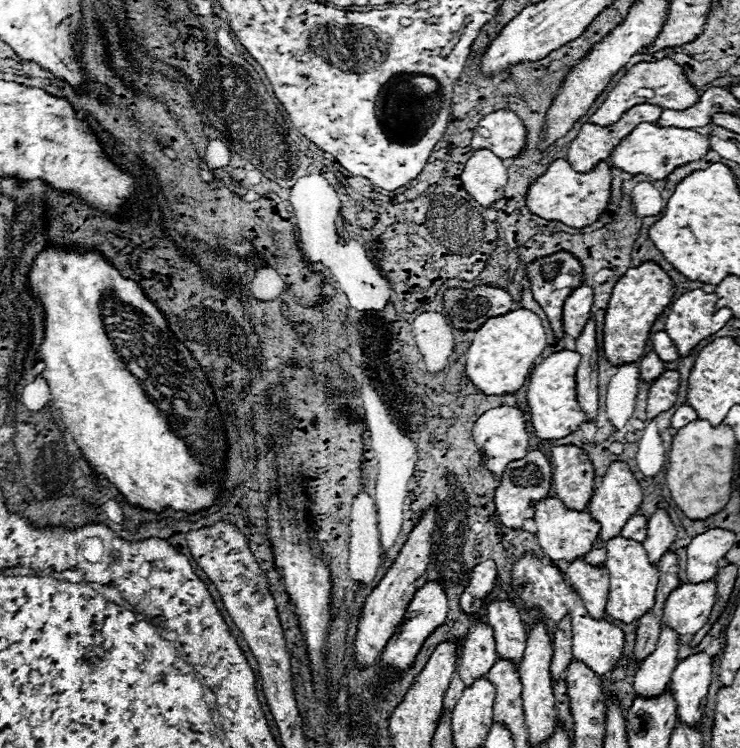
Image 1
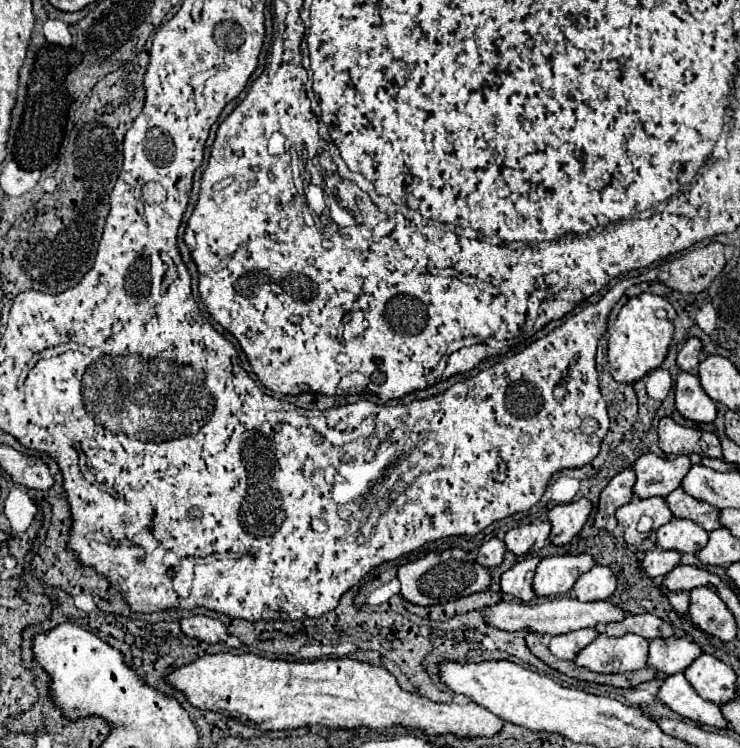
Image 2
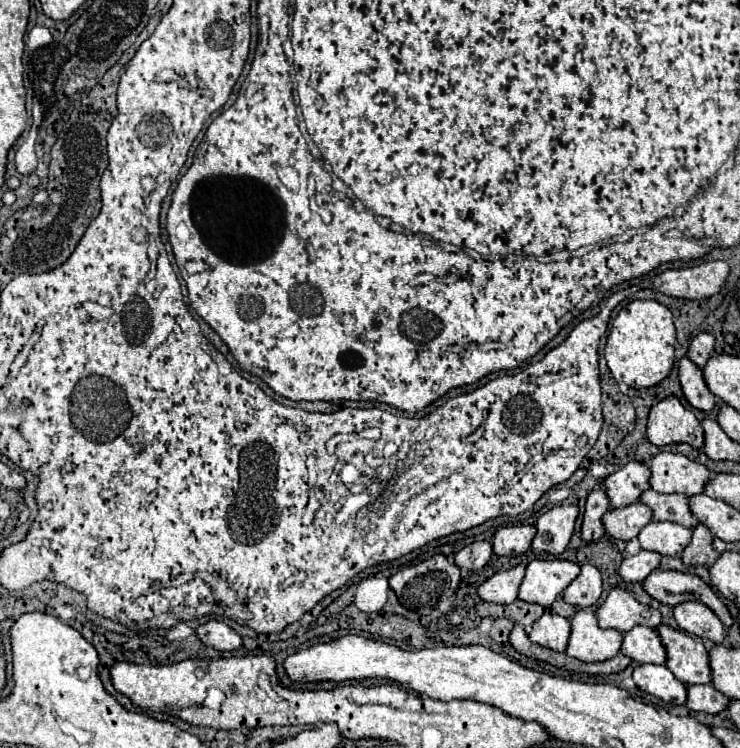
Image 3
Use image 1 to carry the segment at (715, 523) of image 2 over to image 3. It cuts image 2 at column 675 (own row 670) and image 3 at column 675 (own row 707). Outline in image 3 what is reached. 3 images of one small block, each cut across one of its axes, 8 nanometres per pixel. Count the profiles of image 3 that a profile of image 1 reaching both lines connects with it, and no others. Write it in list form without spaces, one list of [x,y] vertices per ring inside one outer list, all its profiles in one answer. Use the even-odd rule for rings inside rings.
[[[648,490],[640,500],[652,508],[654,520],[670,520],[686,528],[694,528],[698,524],[698,518],[690,512],[688,498],[682,494],[658,494],[656,490]]]

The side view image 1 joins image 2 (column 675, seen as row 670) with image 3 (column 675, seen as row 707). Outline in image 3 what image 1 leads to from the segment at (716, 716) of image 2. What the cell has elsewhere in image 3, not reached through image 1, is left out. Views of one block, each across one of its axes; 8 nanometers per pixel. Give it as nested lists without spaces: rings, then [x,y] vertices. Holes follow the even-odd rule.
[[[640,664],[634,670],[632,678],[642,692],[648,692],[670,704],[686,704],[688,698],[686,684],[680,682],[666,666]]]

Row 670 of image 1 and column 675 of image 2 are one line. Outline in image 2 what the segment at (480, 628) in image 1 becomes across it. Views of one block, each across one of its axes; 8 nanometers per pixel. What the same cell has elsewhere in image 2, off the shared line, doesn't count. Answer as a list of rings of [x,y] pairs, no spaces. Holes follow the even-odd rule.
[[[642,454],[632,464],[632,470],[636,474],[636,484],[632,486],[632,492],[638,498],[668,496],[680,486],[690,466],[692,464],[686,456],[676,456],[674,460],[668,460],[656,454]]]

